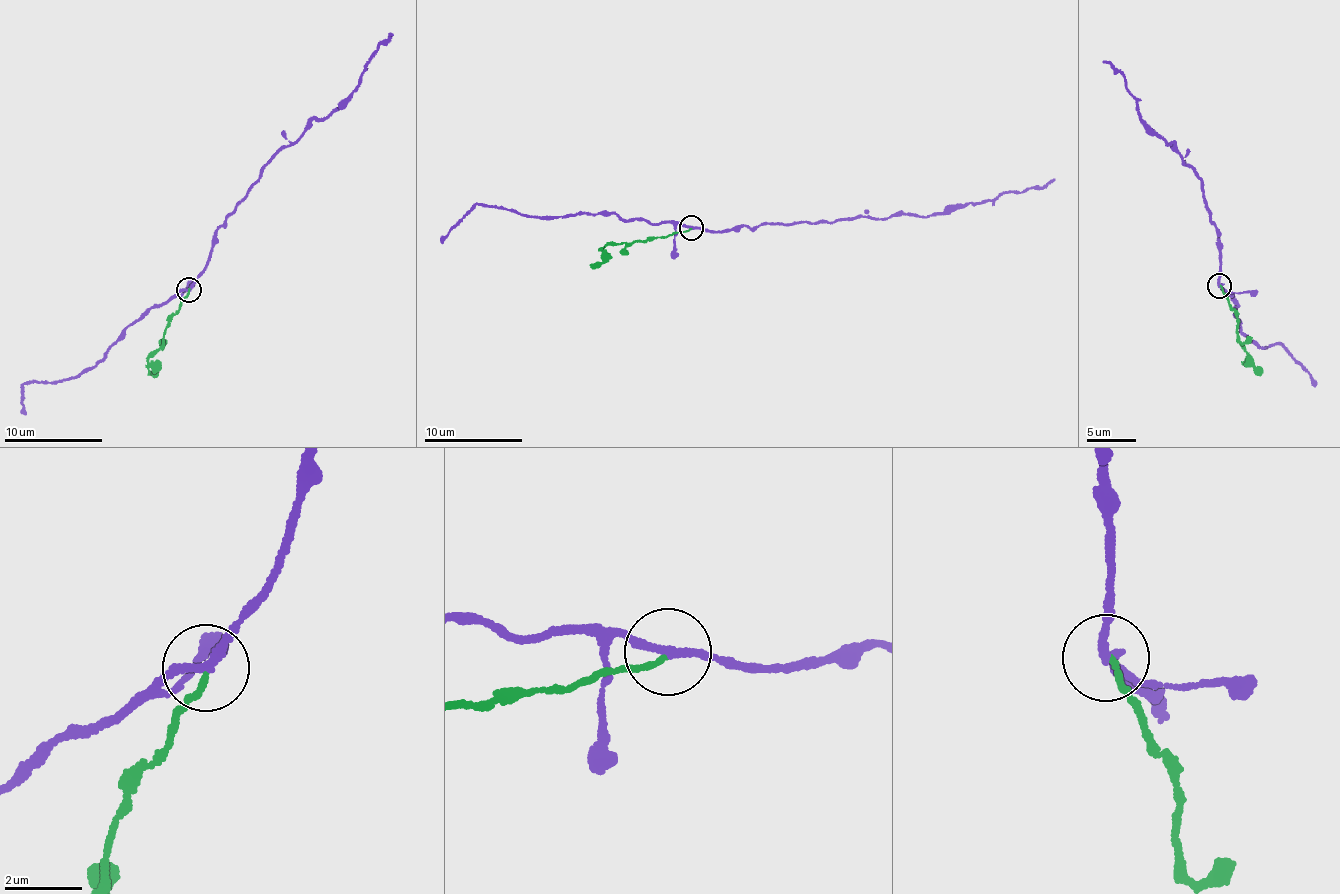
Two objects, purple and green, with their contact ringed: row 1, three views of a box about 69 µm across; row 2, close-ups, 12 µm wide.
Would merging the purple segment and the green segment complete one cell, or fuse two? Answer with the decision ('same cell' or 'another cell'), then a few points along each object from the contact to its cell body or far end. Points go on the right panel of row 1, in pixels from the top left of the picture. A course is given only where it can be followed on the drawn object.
another cell | purple via (1220, 285), (1219, 233), (1202, 179), (1140, 116), (1124, 76), (1103, 61) | green via (1220, 285), (1237, 317), (1237, 338), (1260, 372)

